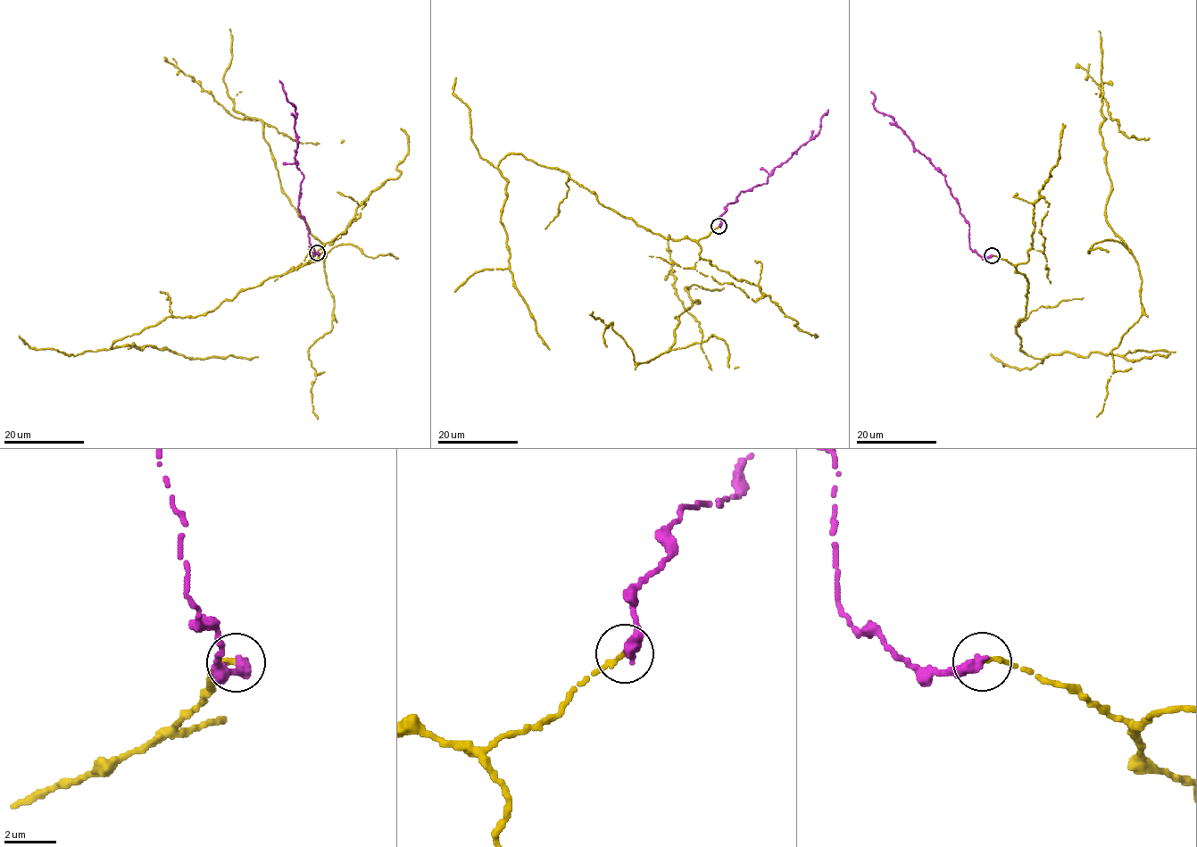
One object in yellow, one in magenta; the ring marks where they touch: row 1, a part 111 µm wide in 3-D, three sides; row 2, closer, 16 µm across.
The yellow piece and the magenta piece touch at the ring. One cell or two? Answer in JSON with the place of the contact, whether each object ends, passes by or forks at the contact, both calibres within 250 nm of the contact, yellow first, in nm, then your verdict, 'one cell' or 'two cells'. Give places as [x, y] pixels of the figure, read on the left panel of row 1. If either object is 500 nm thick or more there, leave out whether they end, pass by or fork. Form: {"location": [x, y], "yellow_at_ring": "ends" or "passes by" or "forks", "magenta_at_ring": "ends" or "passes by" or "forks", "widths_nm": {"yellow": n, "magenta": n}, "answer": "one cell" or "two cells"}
{"location": [317, 253], "yellow_at_ring": "ends", "magenta_at_ring": "ends", "widths_nm": {"yellow": 200, "magenta": 440}, "answer": "two cells"}

